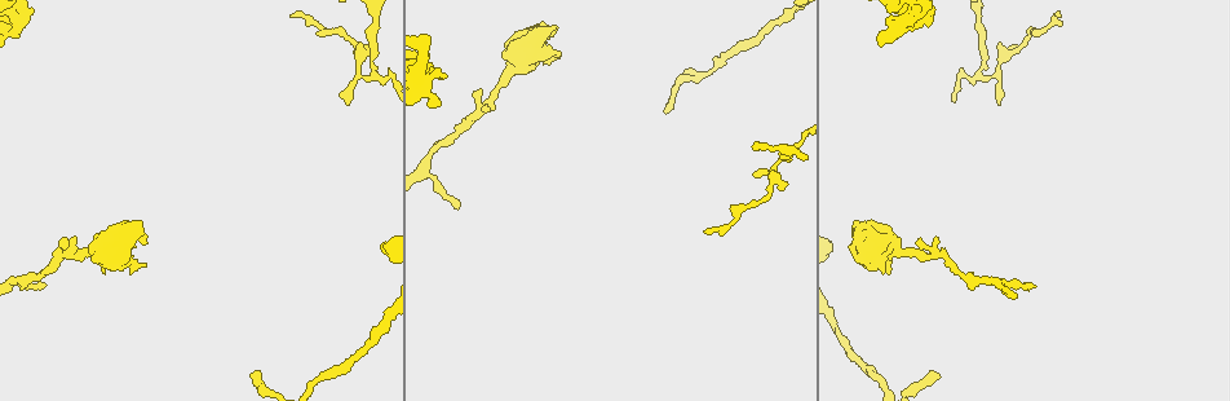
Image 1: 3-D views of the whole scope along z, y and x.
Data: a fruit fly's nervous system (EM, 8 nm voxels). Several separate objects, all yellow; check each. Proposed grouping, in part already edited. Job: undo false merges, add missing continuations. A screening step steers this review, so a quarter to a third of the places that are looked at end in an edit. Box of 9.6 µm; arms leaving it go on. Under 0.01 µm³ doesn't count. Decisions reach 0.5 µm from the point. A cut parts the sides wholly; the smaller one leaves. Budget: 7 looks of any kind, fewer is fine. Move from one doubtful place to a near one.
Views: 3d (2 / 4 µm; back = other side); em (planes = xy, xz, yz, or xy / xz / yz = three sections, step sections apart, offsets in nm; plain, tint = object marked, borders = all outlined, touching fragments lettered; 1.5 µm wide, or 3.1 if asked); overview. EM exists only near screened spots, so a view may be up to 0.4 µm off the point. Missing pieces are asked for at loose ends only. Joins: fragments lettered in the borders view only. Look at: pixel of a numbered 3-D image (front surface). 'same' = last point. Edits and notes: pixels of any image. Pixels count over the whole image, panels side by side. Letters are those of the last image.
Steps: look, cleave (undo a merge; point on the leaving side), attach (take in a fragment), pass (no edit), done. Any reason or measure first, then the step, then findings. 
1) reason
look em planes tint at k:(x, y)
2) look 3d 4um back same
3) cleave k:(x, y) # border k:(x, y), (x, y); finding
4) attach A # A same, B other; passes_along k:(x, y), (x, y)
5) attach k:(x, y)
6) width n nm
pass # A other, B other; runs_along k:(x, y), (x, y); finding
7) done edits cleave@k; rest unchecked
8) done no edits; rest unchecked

thin end
look em xy step 4 tint at 1:(43, 286)

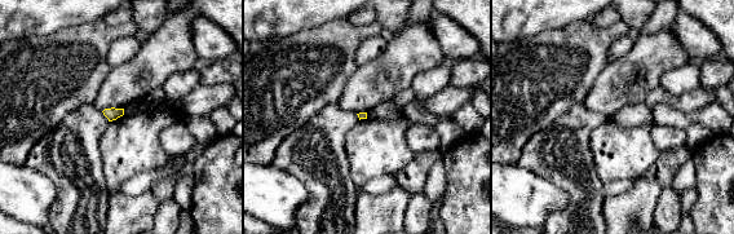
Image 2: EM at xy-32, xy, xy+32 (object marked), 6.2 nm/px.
look em planes borders same

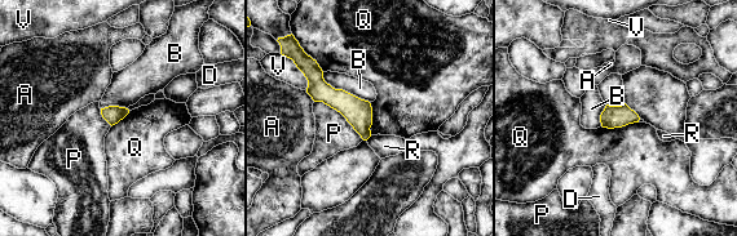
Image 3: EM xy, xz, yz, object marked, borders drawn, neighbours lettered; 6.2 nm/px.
pass # A other, B other, D other, P other, Q other, R other, V other; border 3:(639, 121), (619, 128), (601, 127); no lettered fragment goes on from it

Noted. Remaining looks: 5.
end of a long branch
look 3d 4um at 1:(252, 376)

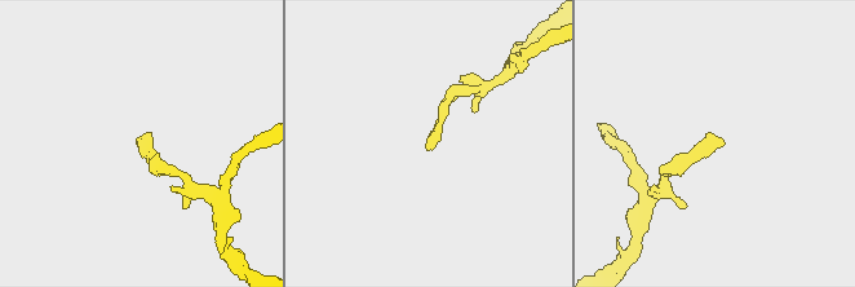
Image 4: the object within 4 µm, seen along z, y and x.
look em planes borders at 4:(429, 148)

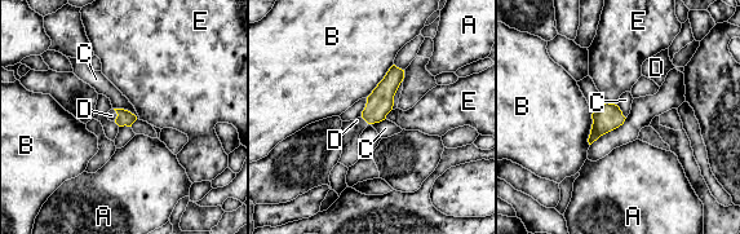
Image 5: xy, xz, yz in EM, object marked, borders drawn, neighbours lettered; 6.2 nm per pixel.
longest_contact B 220 nm
attach D # A other, B other, C other, D same, E other; it goes on there

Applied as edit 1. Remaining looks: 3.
abrupt turn
look em planes plain at 1:(435, 76)

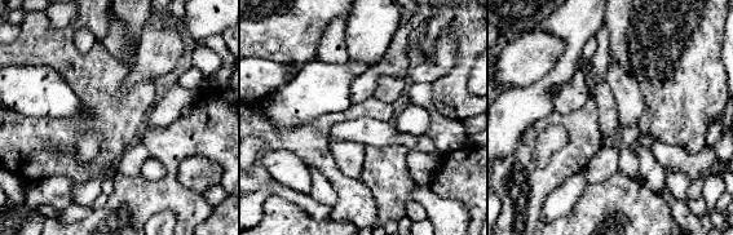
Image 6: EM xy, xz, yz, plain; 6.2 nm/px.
look em planes borders same

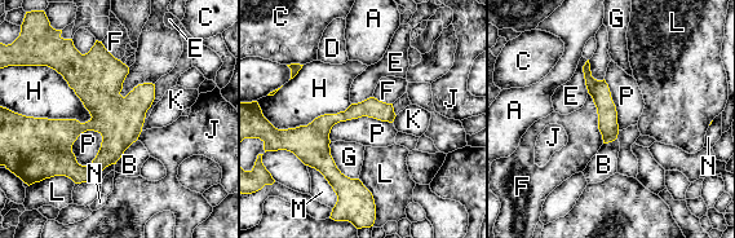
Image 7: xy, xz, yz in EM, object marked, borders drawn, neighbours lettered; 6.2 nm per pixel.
longest_contact H 500 nm
pass # A other, B other, C other, D other, E other, F other, G other, H other, J other, K other, L other, M other, N other, P other; one cell here

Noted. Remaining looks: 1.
done edits attach@5; rest unchecked

